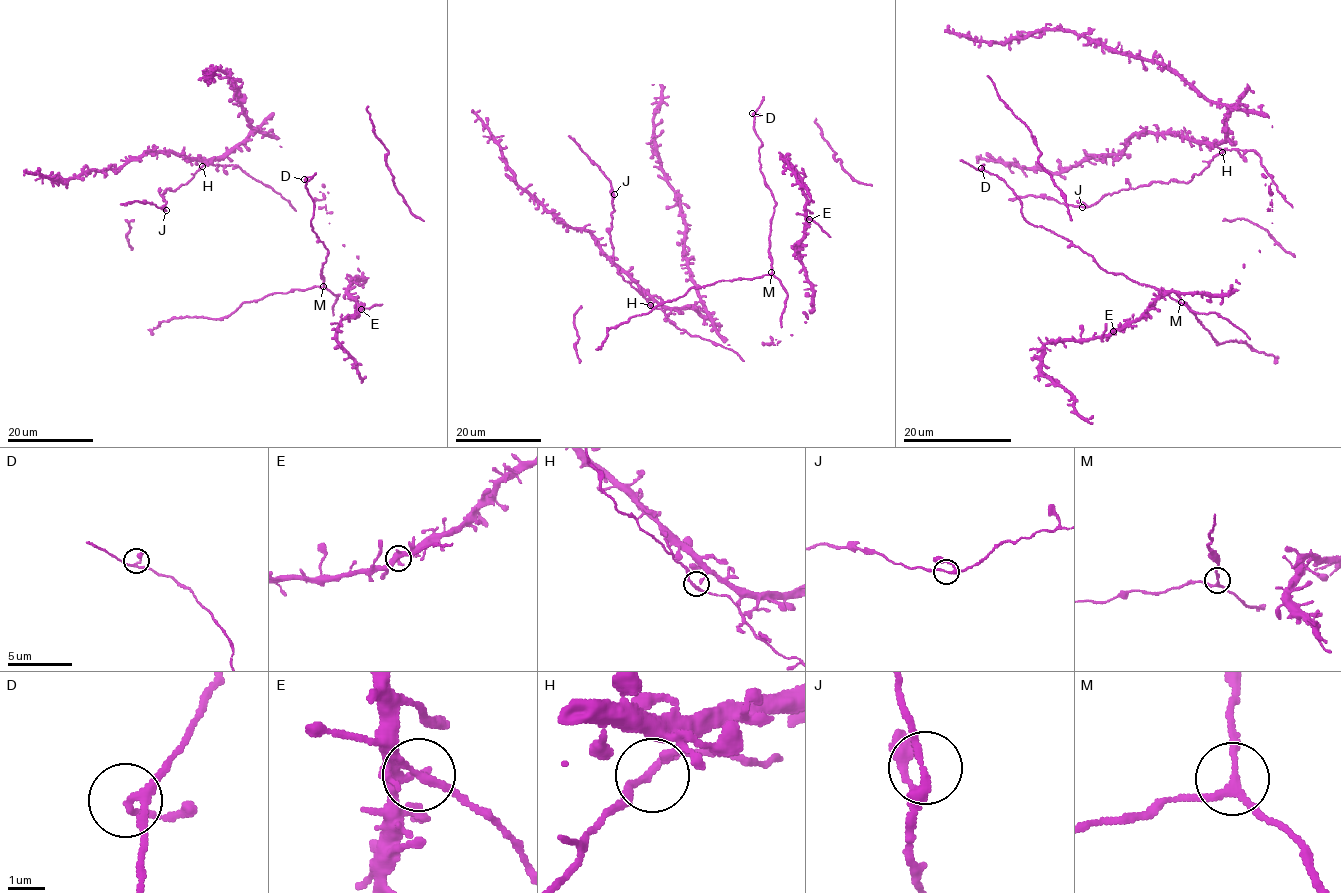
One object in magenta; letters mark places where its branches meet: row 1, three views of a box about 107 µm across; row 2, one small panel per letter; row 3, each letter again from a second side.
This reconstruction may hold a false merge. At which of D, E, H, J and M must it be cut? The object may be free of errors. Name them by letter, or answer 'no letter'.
no letter

